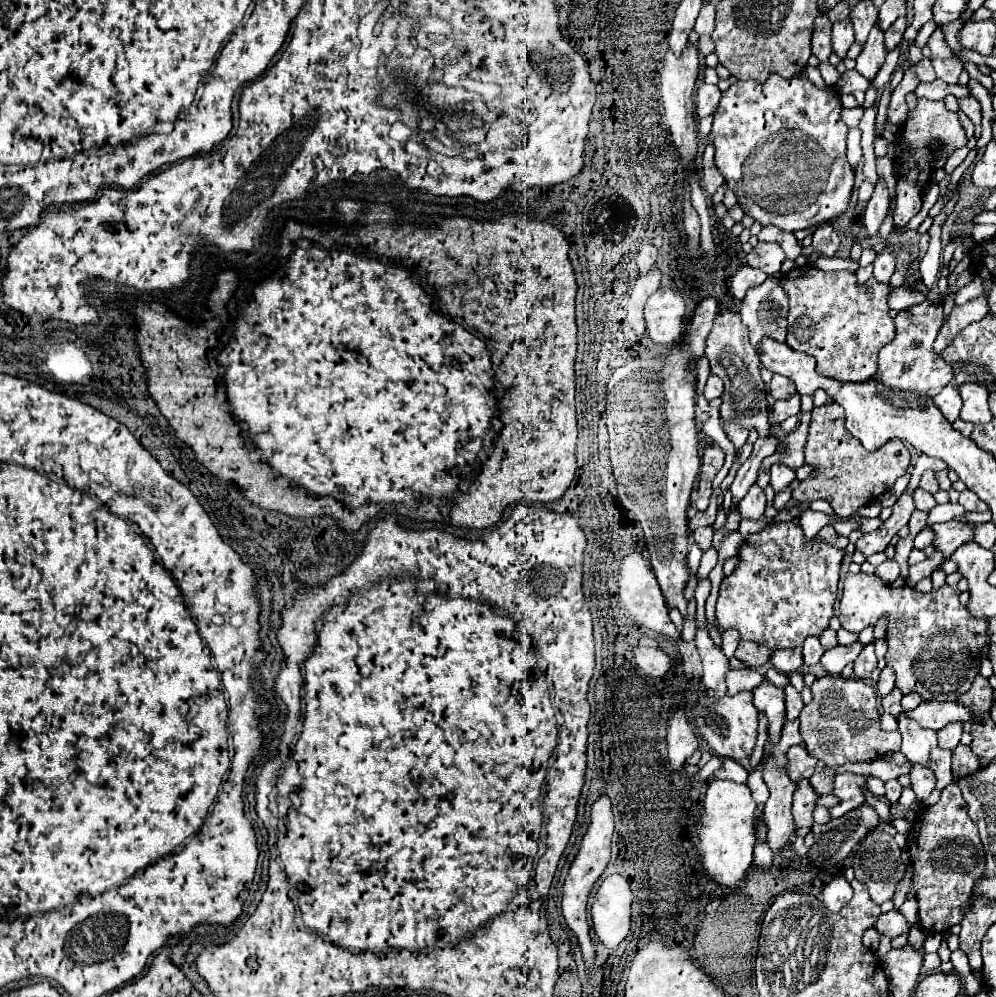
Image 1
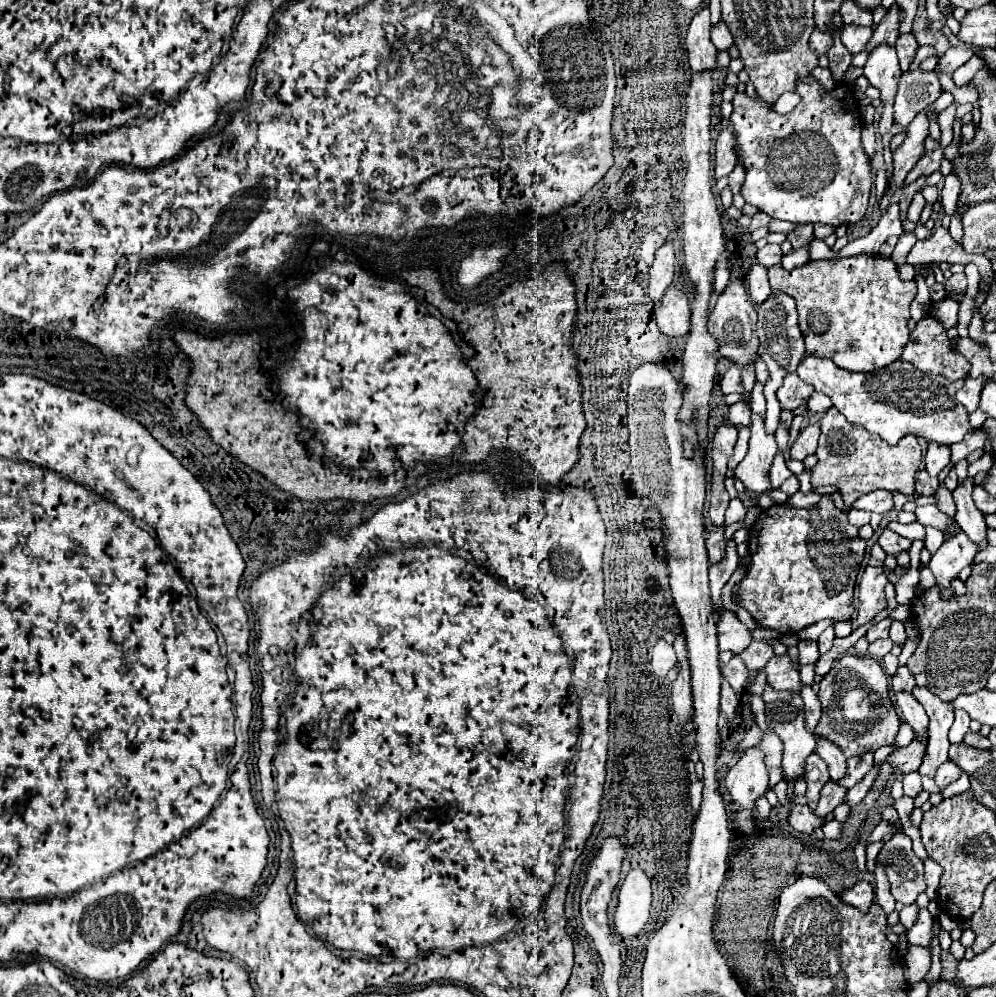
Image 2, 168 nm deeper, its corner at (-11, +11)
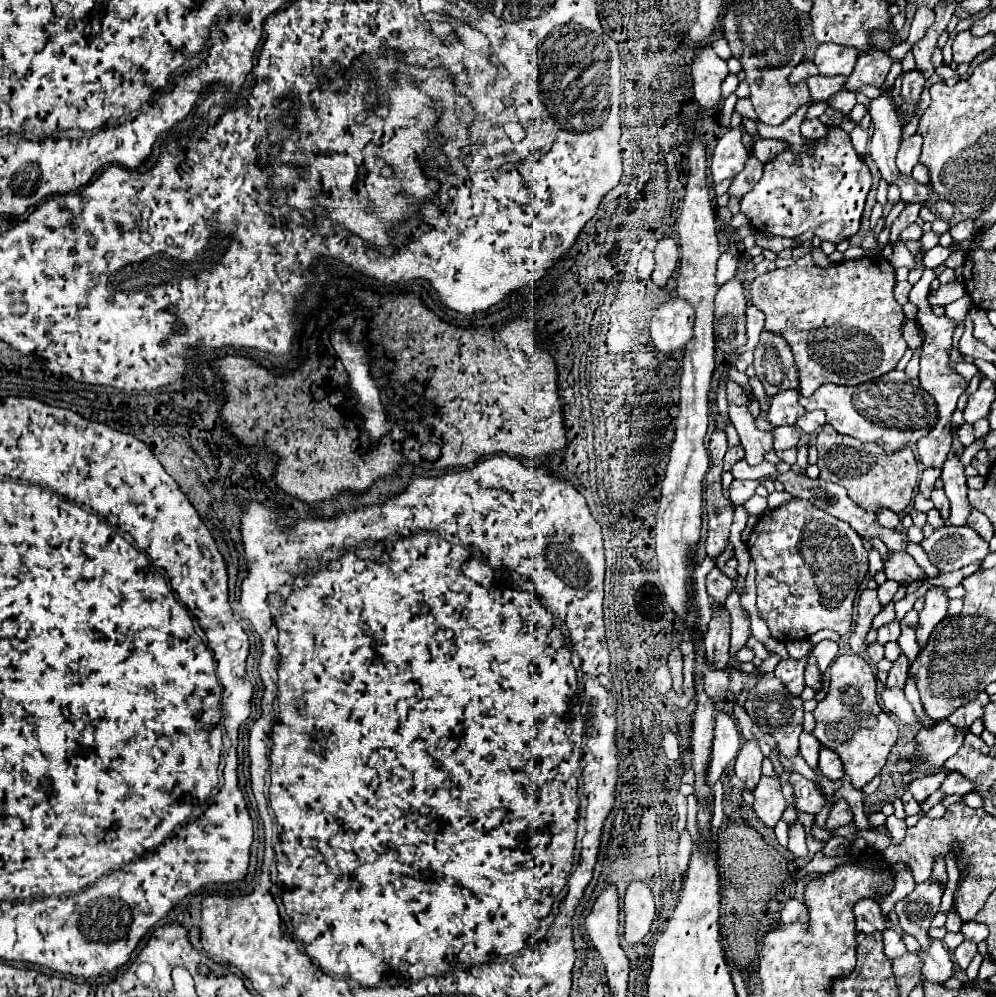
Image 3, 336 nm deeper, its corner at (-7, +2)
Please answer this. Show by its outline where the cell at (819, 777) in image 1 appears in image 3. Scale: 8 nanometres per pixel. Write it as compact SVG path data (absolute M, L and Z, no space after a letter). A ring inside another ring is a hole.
M821 747L821 751L819 751L819 769L829 779L841 779L843 777L843 765L841 765L839 755L827 747Z

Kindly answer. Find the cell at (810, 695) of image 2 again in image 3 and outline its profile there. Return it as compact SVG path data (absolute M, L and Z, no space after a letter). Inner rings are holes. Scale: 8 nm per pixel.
M803 731L803 733L801 733L801 739L799 739L799 755L803 755L803 759L805 759L813 769L817 769L819 749L821 749L821 743L815 739L815 735Z

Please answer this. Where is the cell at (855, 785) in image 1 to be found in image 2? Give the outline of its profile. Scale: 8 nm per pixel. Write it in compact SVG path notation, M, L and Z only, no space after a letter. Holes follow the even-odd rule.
M923 734L921 738L915 736L909 746L895 750L895 752L887 758L887 762L881 766L881 772L879 772L877 780L875 780L875 784L887 782L891 776L895 778L893 768L899 768L899 770L905 772L905 774L907 774L907 772L915 772L915 770L919 768L921 760L923 760L923 756L925 756L925 748L927 748L927 734Z

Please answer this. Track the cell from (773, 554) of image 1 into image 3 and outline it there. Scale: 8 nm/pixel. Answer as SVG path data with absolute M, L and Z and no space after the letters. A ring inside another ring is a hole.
M791 499L783 507L759 517L747 547L757 567L757 611L775 639L787 643L811 637L819 629L831 629L839 635L845 635L851 629L853 599L867 575L867 549L851 525L815 509L809 501Z

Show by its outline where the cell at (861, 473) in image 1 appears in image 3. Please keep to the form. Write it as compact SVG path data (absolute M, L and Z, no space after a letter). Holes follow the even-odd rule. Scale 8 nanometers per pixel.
M825 423L817 433L815 447L819 451L819 477L843 485L849 497L857 505L863 505L863 509L879 511L881 507L887 507L895 513L903 513L911 503L919 475L917 459L911 447L903 447L897 453L885 453L875 443L861 443L855 437L837 433L829 423Z

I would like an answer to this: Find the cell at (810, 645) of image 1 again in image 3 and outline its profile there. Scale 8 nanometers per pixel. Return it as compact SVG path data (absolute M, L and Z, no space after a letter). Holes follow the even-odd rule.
M821 641L813 647L811 651L817 659L817 665L819 665L819 671L825 673L827 667L833 663L833 659L837 657L837 643L835 641Z

